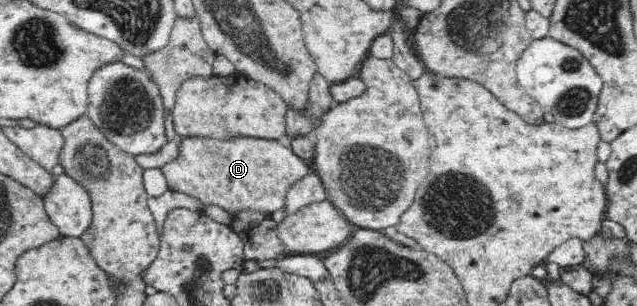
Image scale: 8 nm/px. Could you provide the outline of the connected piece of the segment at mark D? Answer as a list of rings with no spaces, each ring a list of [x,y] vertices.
[[[202,136],[178,137],[177,156],[161,167],[169,189],[229,211],[274,213],[284,207],[290,186],[313,172],[285,141],[236,136],[225,140]]]

